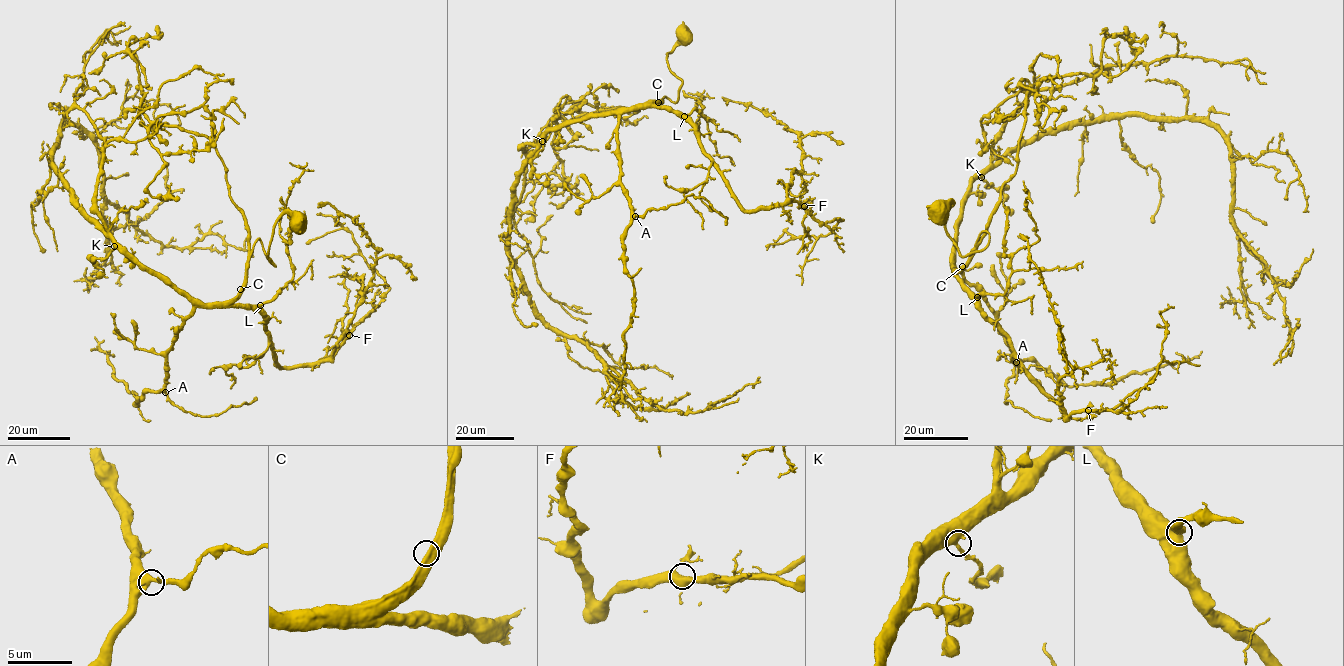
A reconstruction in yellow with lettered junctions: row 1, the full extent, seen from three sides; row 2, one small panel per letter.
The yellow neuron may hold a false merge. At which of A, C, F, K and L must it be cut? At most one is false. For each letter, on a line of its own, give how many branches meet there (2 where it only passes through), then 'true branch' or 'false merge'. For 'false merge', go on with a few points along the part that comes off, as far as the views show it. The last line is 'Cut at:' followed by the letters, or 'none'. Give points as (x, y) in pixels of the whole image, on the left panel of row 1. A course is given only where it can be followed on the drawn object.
A: 2 branches meet; true branch
C: 2 branches meet; true branch
F: 2 branches meet; true branch
K: 2 branches meet; true branch
L: 2 branches meet; true branch
Cut at: none

